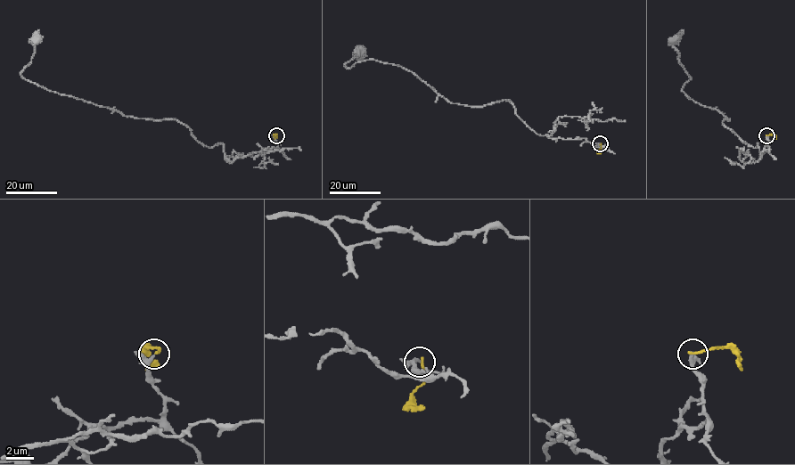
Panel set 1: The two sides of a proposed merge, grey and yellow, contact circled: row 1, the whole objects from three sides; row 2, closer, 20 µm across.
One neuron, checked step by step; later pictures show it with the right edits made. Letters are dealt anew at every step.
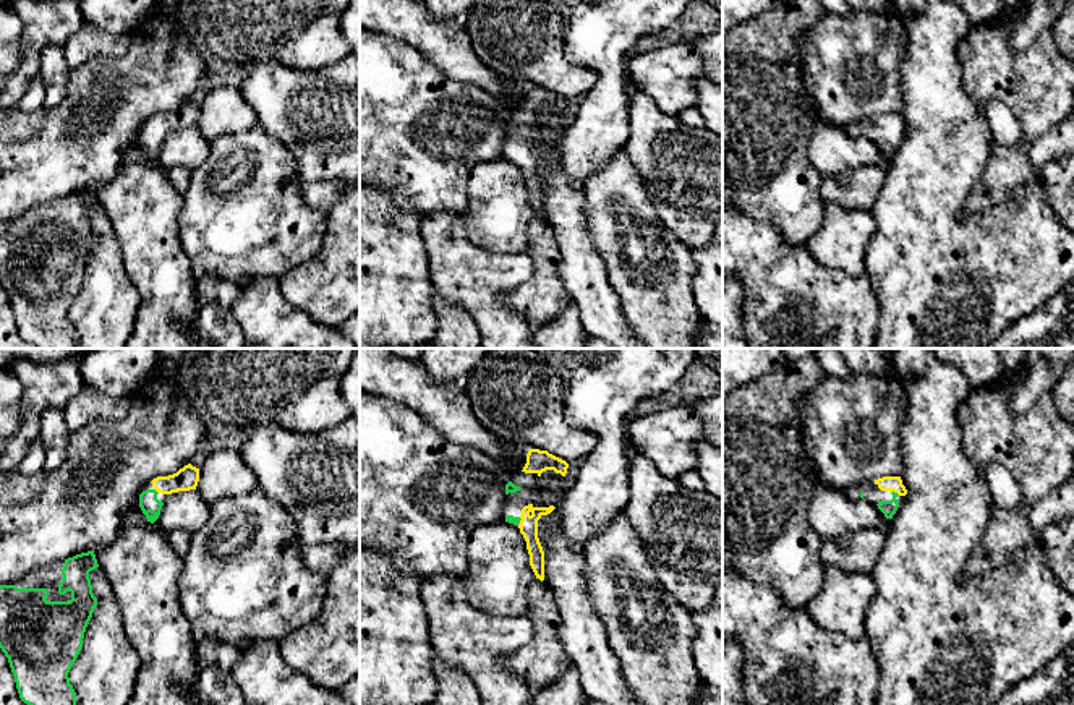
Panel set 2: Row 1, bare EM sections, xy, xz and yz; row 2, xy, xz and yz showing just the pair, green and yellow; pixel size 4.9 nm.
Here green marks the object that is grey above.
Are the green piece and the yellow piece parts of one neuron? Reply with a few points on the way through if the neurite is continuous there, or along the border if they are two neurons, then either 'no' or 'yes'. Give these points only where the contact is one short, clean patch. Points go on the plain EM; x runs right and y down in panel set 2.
runs through yz (888, 145), (894, 138), (896, 130), (886, 120); yes

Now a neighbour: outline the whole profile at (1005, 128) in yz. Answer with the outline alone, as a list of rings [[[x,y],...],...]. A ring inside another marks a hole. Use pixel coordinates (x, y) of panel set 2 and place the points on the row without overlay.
[[[990,100],[983,107],[983,115],[995,143],[1016,147],[1022,141],[1022,130],[1012,112],[1004,104]]]

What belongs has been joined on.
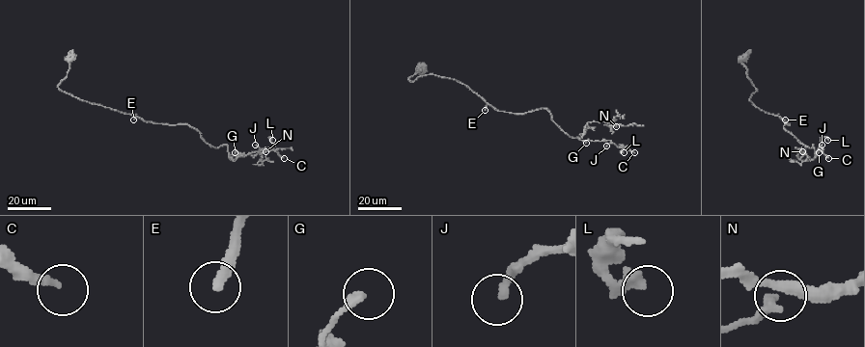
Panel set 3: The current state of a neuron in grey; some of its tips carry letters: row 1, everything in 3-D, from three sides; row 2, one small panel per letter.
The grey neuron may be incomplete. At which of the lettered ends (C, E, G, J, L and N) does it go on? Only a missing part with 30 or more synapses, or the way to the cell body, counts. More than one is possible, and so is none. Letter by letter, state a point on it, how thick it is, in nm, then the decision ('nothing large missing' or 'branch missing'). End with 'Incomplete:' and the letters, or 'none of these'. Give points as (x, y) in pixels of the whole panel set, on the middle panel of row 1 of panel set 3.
C: at (634, 152); 190 nm thick; branch missing
E: at (485, 110); 240 nm thick; branch missing
G: at (586, 143); 260 nm thick; nothing large missing
J: at (606, 146); 200 nm thick; nothing large missing
L: at (624, 152); 280 nm thick; nothing large missing
N: at (616, 126); 220 nm thick; nothing large missing
Incomplete: C, E

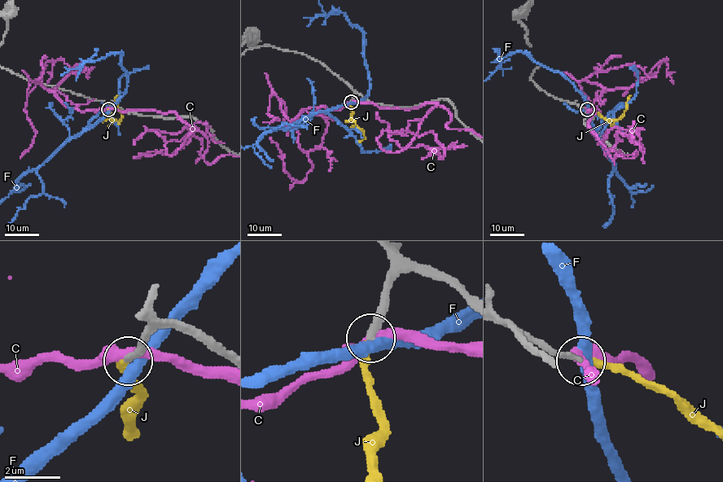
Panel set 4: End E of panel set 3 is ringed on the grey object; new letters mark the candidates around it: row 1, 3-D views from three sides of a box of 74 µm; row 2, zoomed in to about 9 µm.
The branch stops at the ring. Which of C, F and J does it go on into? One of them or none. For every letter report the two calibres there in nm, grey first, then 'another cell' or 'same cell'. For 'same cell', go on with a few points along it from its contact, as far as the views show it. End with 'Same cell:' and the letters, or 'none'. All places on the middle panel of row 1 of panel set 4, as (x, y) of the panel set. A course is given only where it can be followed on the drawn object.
C: 280 nm thick on the grey side, 340 nm on the other; another cell
F: 240 nm thick on the grey side, 400 nm on the other; another cell
J: 240 nm thick on the grey side, 260 nm on the other; same cell
Same cell: J

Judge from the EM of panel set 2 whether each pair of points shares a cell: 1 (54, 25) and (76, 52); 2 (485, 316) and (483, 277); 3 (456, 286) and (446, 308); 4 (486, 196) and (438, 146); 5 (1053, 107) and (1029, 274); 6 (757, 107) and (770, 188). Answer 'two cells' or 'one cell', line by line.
1: two cells
2: one cell
3: two cells
4: two cells
5: two cells
6: one cell

